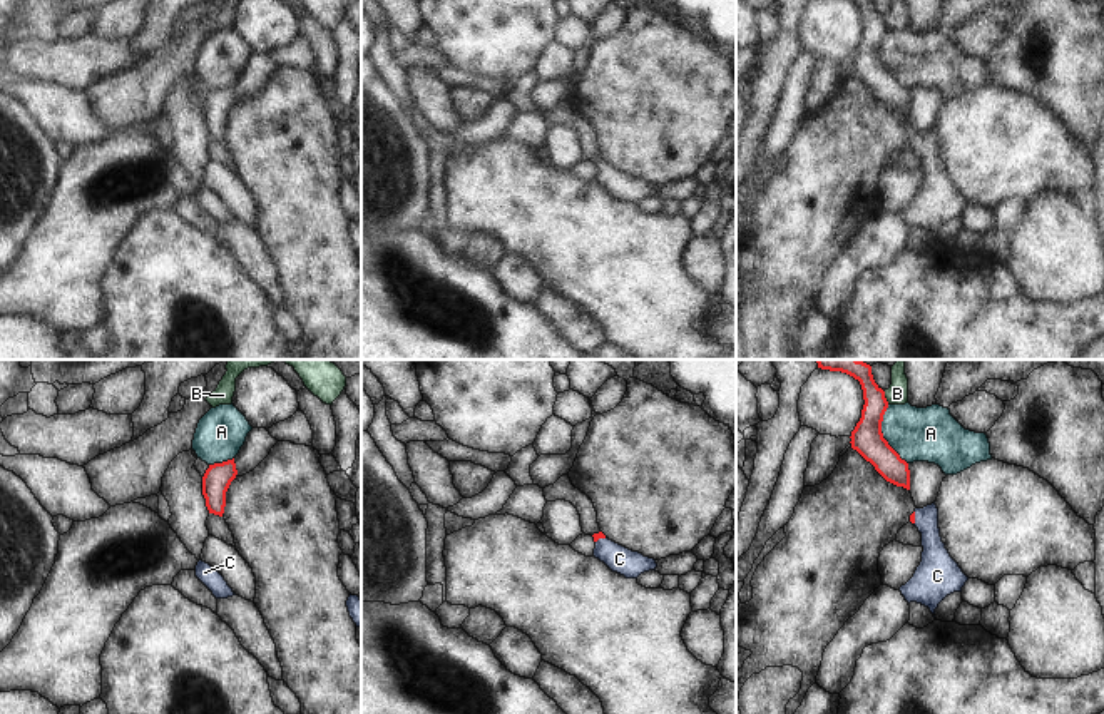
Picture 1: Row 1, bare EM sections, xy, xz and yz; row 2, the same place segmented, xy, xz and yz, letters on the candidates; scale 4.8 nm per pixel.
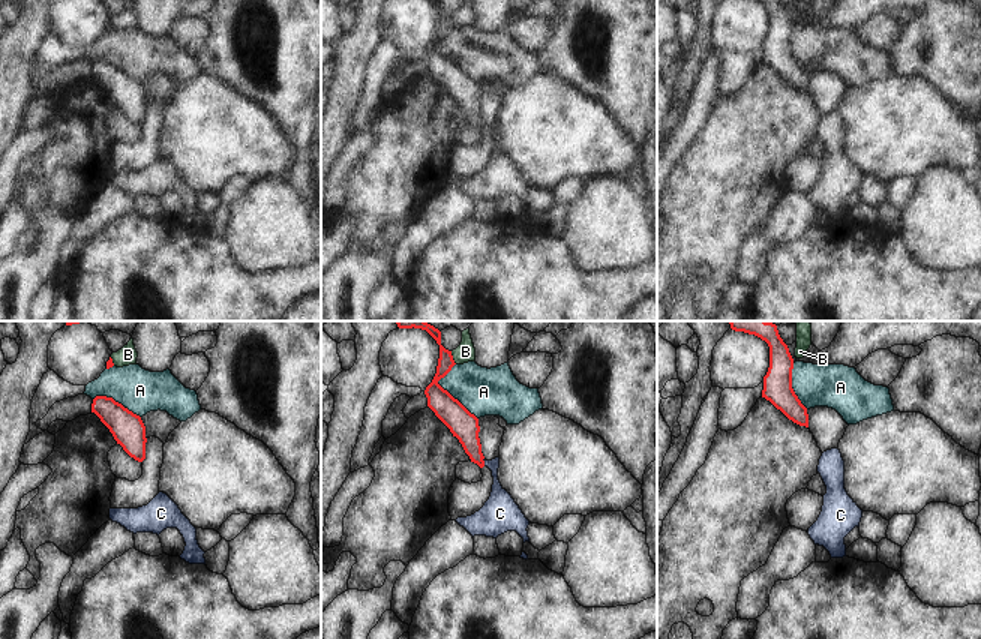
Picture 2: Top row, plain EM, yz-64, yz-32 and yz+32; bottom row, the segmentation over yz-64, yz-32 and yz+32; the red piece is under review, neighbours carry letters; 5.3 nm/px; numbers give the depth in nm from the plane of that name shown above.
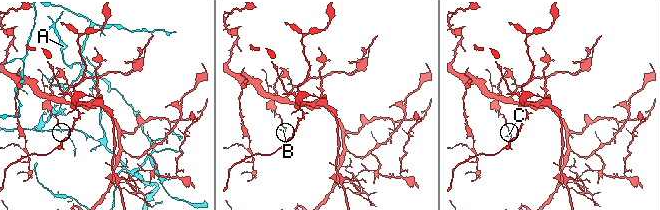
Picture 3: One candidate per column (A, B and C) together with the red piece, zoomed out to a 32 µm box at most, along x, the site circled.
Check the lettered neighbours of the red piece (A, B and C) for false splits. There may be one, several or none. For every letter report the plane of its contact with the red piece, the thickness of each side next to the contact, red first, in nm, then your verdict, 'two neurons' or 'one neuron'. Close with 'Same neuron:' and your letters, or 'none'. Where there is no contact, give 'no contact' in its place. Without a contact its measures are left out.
A: meets red in yz; 160 nm thick on the red side, 260 nm on the other; two neurons
B: meets red in yz; 160 nm thick on the red side, 100 nm on the other; two neurons
C: meets red in yz; 30 nm thick on the red side, 150 nm on the other; one neuron
Same neuron: C

